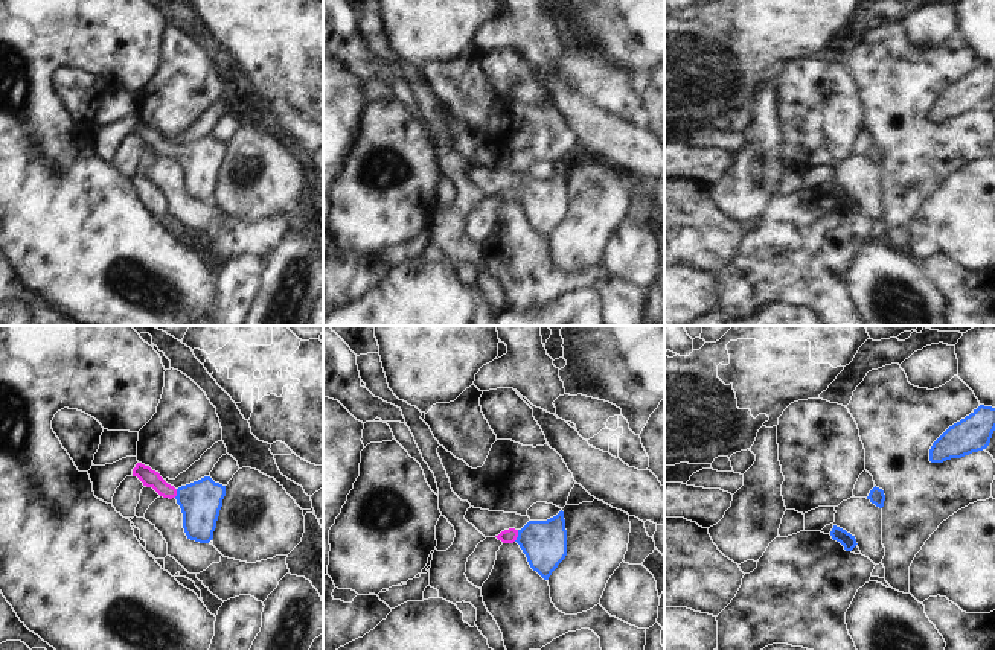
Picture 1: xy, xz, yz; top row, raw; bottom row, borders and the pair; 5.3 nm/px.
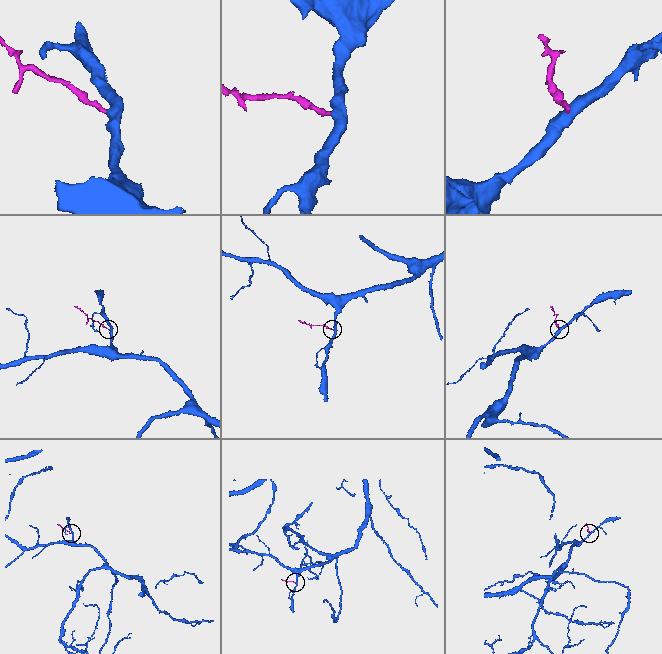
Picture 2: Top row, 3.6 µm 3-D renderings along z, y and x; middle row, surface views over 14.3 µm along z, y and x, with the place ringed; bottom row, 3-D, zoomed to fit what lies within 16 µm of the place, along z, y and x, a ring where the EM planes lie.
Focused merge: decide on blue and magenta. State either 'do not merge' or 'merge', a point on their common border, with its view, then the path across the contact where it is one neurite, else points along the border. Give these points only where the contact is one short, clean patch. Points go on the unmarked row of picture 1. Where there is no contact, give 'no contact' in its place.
merge; meets blue in xz at (518, 195); runs through xz (544, 201), (537, 197), (518, 195), (508, 195)

